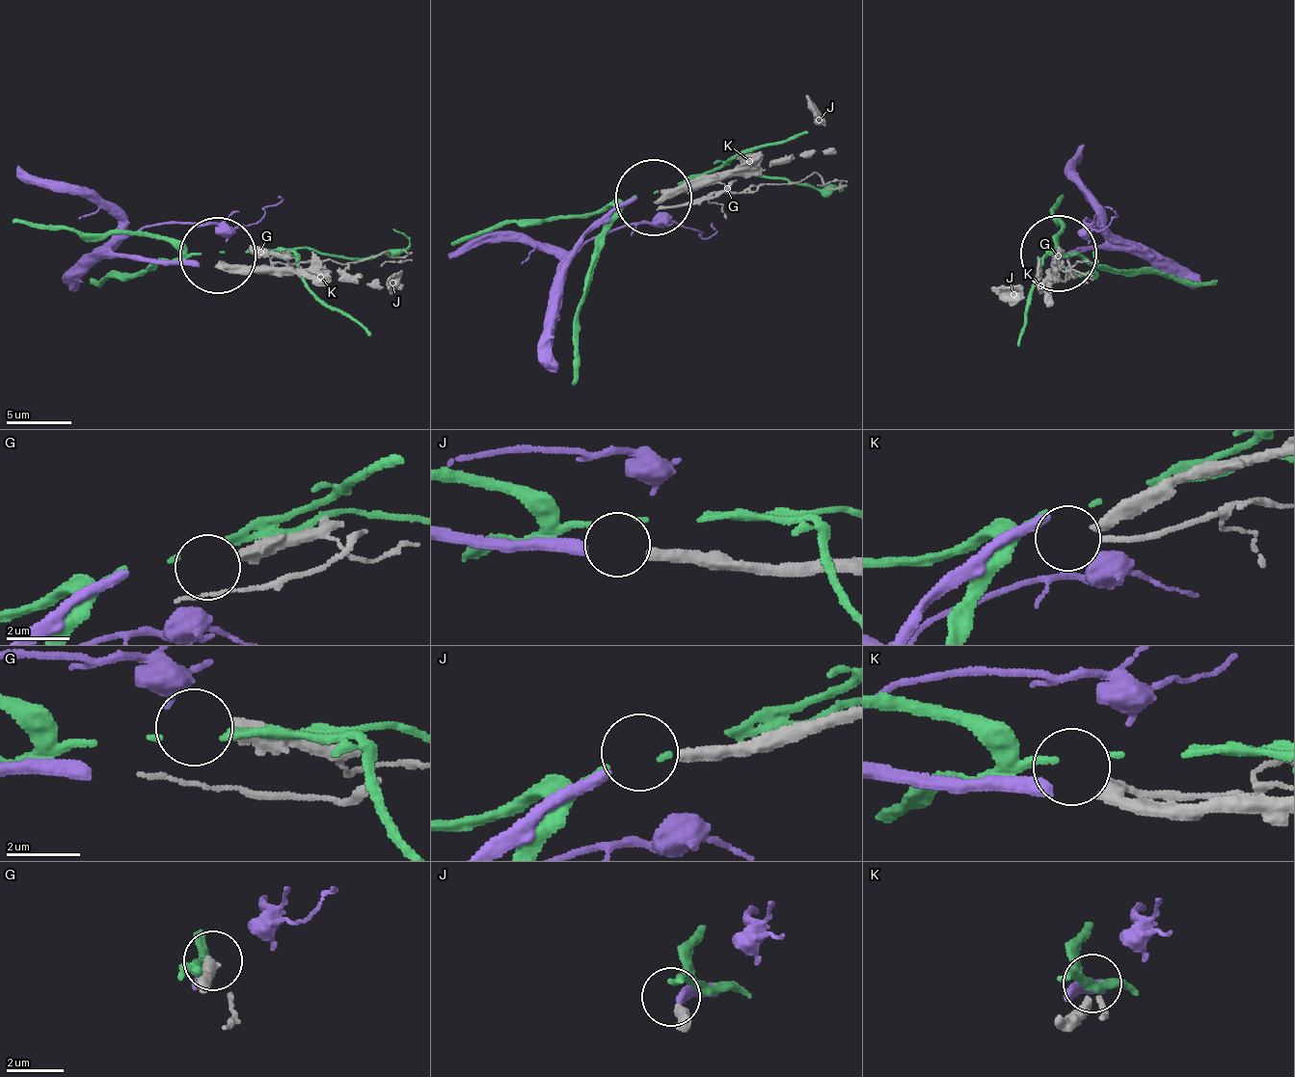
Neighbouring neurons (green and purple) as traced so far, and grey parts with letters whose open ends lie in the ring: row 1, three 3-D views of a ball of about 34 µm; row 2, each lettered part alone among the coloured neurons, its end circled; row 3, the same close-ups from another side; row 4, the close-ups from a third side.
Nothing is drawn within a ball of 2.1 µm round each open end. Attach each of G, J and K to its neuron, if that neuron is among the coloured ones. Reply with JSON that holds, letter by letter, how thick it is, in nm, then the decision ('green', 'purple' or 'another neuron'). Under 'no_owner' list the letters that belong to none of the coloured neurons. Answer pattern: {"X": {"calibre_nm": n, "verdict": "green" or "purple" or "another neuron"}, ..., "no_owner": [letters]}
{"G": {"calibre_nm": 480, "verdict": "another neuron"}, "J": {"calibre_nm": 360, "verdict": "purple"}, "K": {"calibre_nm": 280, "verdict": "another neuron"}, "no_owner": ["G", "K"]}

